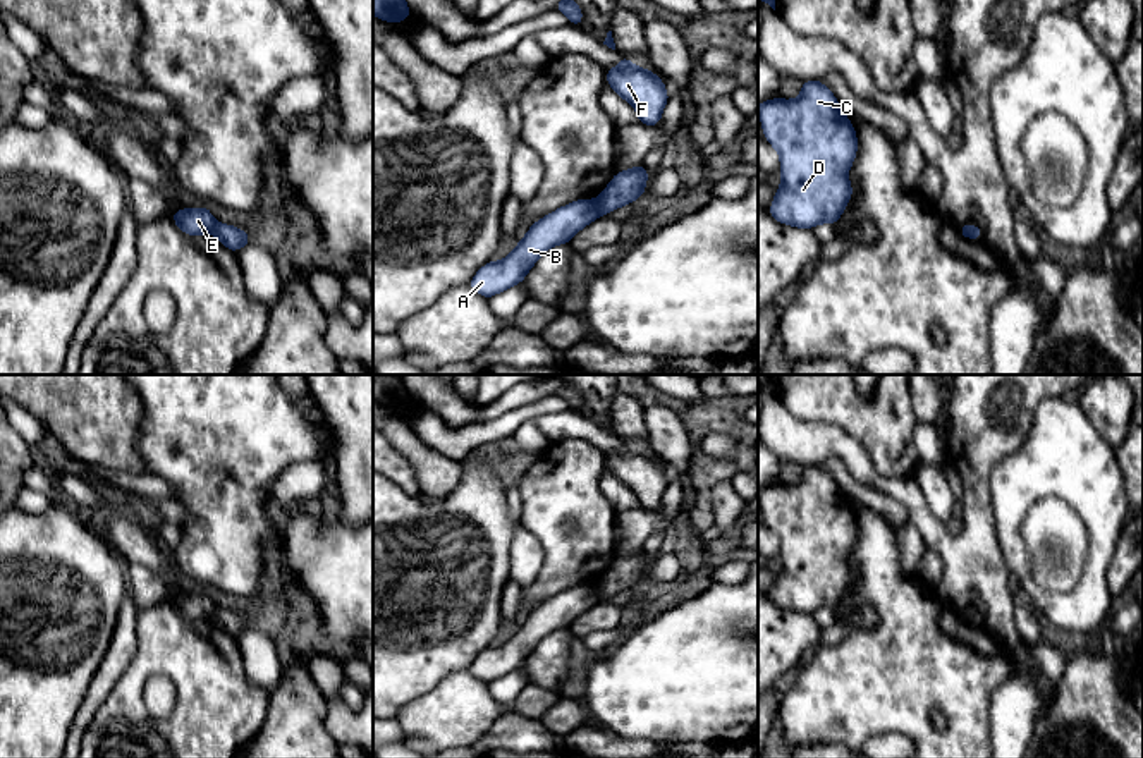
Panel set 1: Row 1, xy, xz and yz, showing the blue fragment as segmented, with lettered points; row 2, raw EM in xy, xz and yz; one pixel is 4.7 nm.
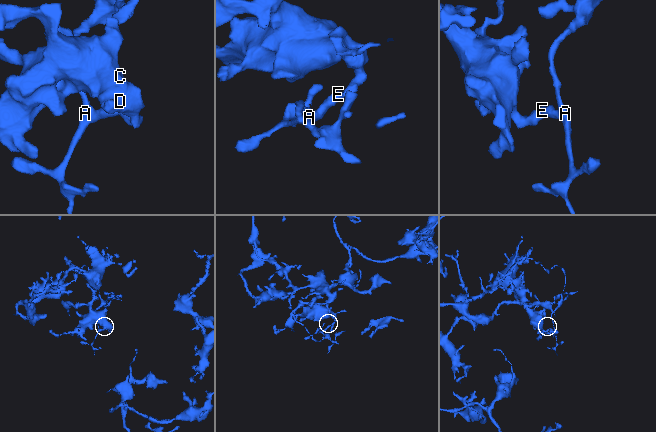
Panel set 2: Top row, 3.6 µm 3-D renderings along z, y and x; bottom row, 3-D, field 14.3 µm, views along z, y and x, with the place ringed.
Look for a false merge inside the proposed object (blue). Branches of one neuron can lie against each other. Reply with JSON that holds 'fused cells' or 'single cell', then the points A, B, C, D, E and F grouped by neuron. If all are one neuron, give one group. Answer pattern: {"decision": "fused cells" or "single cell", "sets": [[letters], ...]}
{"decision": "fused cells", "sets": [["A", "B", "E"], ["C", "D", "F"]]}

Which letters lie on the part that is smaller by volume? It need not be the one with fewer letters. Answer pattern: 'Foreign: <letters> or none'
Foreign: A, B, E

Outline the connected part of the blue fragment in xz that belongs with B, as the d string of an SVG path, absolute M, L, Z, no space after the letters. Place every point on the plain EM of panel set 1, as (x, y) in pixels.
M578 584L531 610L514 636L502 646L488 646L471 663L469 672L490 684L492 681L519 670L536 645L553 631L569 626L590 607L602 602L598 584Z

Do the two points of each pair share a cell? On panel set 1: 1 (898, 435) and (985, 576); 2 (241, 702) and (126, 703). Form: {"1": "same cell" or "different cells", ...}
{"1": "different cells", "2": "same cell"}

